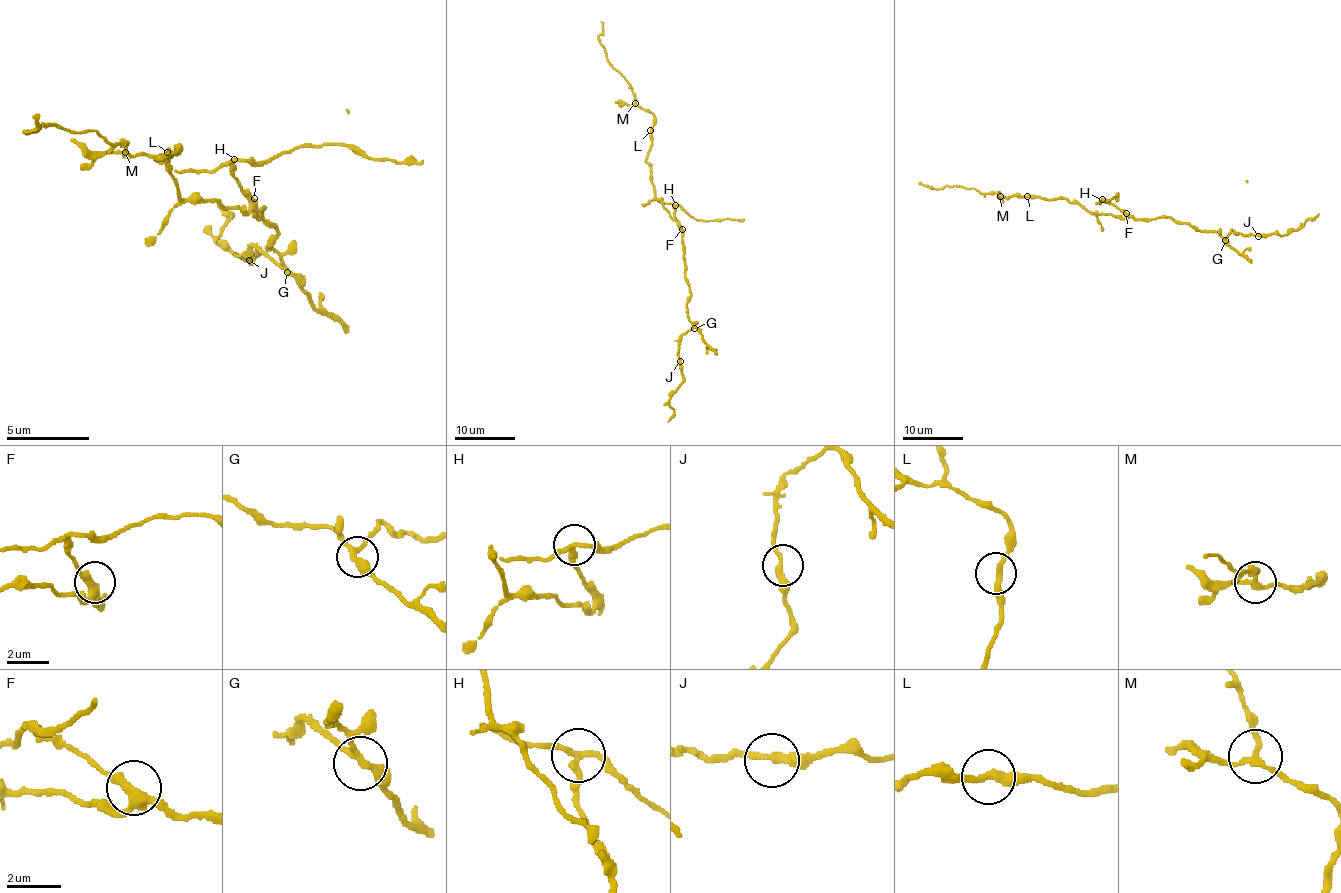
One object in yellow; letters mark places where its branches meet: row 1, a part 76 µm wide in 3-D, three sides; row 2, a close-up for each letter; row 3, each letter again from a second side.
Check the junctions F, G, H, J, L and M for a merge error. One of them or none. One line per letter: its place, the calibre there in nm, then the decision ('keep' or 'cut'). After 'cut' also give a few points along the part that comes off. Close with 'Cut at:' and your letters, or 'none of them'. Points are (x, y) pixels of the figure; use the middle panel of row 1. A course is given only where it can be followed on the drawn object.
F: (682, 229) | 320 nm | keep
G: (694, 328) | 240 nm | keep
H: (675, 205) | 240 nm | cut | (674, 205), (679, 205), (697, 220), (744, 218)
J: (680, 361) | 280 nm | keep
L: (650, 130) | 280 nm | keep
M: (635, 103) | 200 nm | keep
Cut at: H

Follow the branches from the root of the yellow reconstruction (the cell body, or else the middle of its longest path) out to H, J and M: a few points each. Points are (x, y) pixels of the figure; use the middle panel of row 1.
H: (671, 217), (680, 228), (674, 217), (674, 205)
J: (671, 217), (680, 226), (685, 279), (691, 294), (686, 302), (686, 316), (693, 326), (680, 335), (680, 361)
M: (671, 217), (655, 194), (652, 167), (645, 161), (652, 144), (653, 115), (635, 103)

